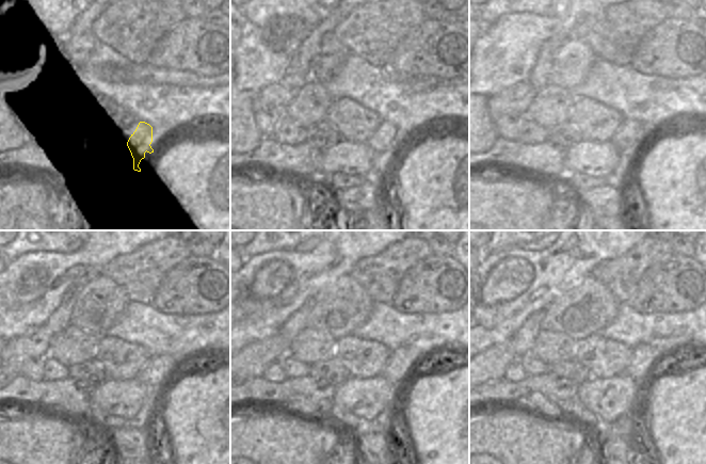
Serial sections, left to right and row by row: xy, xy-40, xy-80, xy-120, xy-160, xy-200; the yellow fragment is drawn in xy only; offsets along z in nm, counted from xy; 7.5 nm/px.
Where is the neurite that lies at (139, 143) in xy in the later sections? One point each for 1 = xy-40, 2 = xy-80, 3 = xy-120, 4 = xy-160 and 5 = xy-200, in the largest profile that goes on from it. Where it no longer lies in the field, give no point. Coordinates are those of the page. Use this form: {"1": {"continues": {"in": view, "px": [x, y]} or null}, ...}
{"1": {"continues": {"in": "xy-40", "px": [383, 140]}}, "2": {"continues": {"in": "xy-80", "px": [626, 138]}}, "3": {"continues": {"in": "xy-120", "px": [157, 370]}}, "4": {"continues": {"in": "xy-160", "px": [402, 361]}}, "5": {"continues": {"in": "xy-200", "px": [643, 358]}}}

